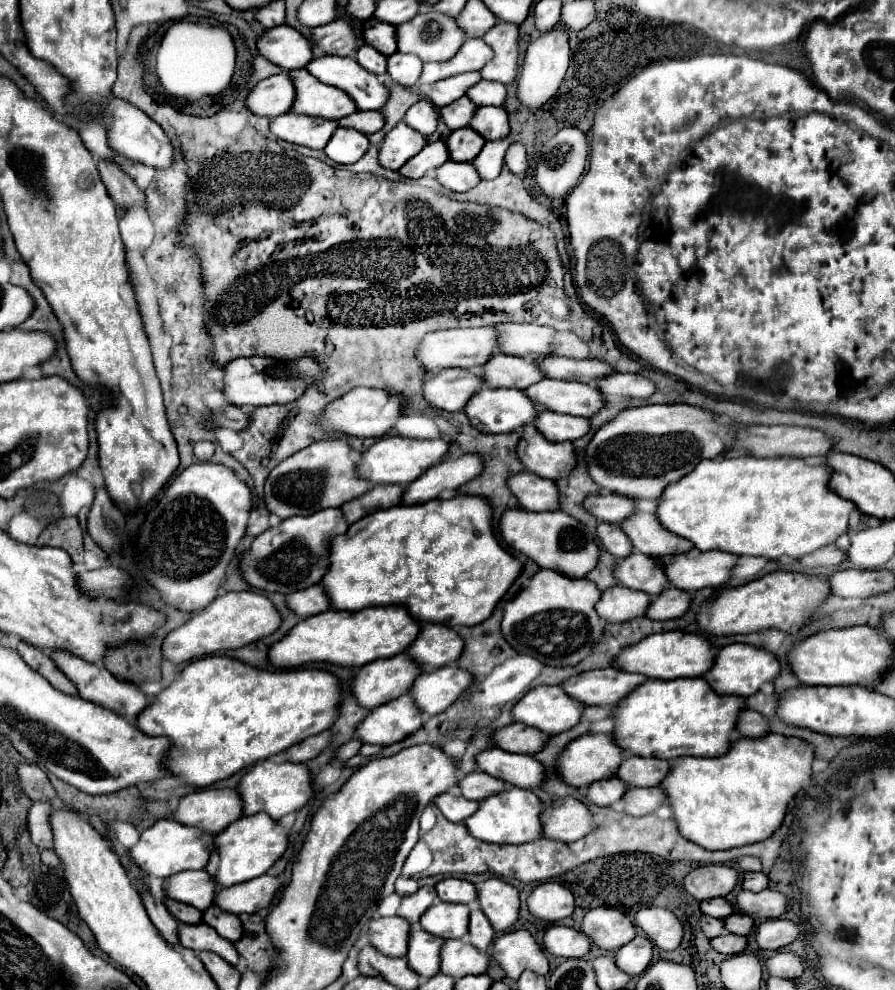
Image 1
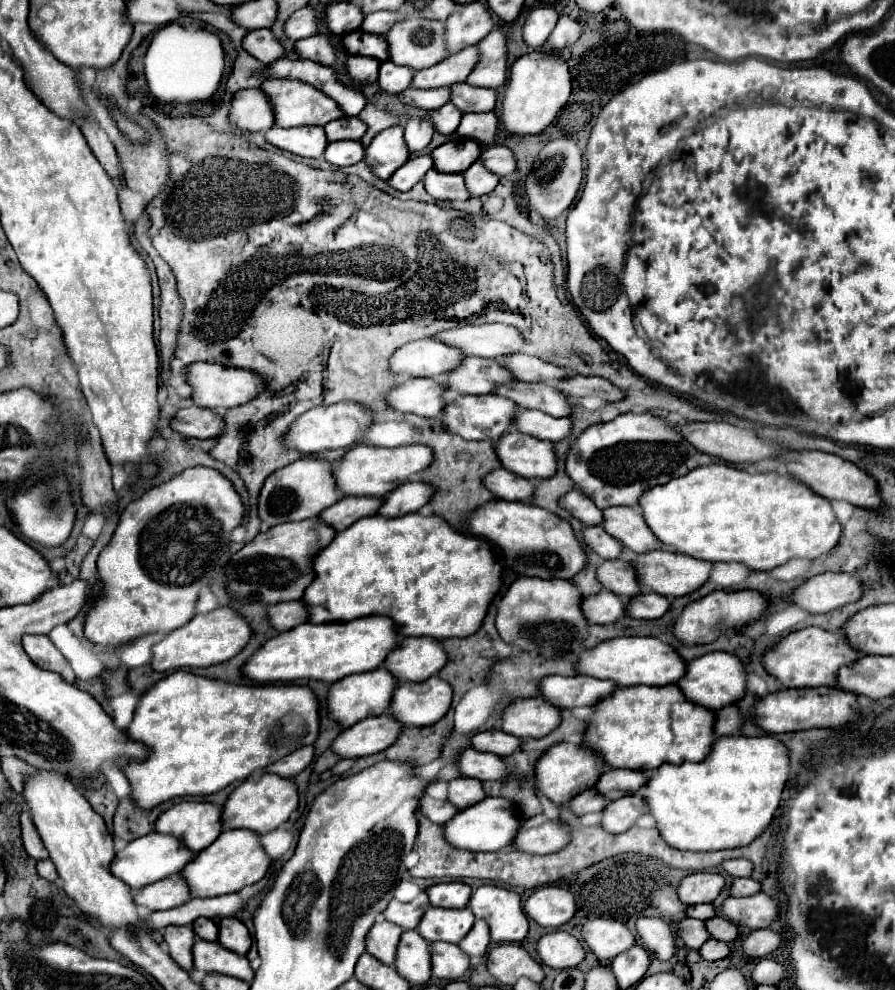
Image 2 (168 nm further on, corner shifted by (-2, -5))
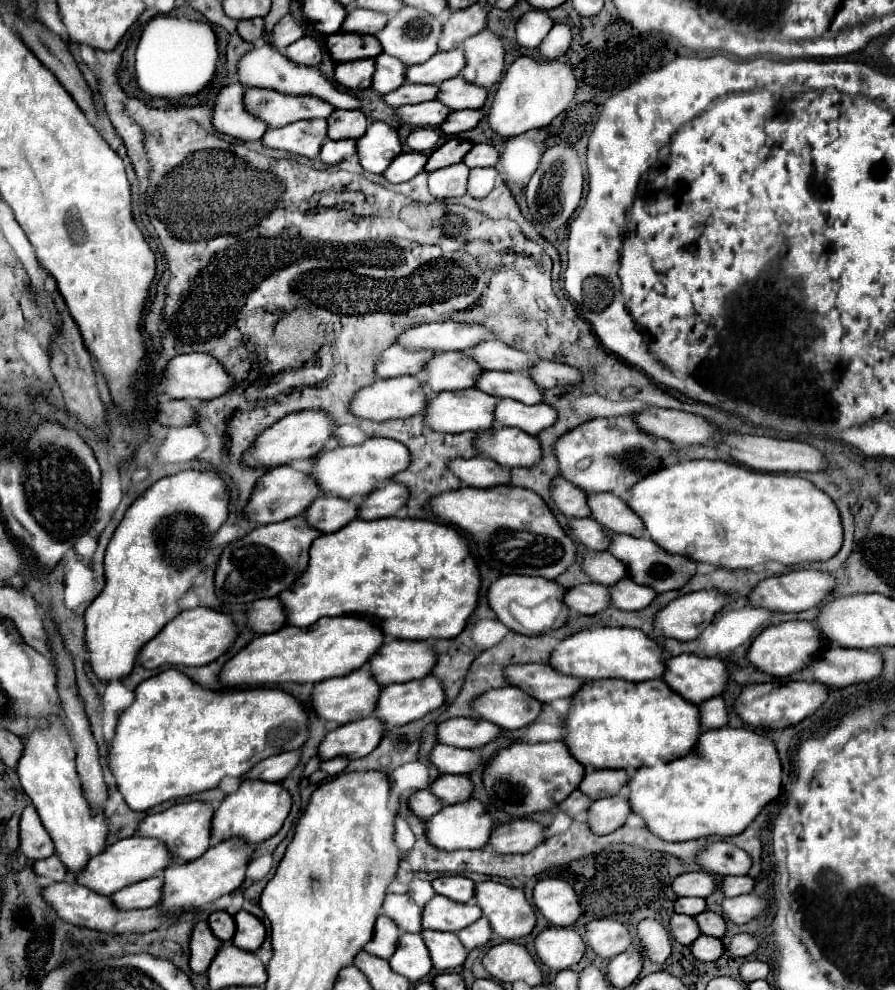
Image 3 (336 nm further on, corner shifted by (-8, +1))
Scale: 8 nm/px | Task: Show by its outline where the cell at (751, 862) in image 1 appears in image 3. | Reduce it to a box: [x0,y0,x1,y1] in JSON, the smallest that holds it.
[696,842,750,876]

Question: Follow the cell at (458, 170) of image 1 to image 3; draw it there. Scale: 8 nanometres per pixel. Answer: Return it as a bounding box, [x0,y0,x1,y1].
[428,164,470,200]

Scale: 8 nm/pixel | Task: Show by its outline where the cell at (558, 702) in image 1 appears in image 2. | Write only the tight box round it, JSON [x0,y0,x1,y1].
[502,696,560,738]

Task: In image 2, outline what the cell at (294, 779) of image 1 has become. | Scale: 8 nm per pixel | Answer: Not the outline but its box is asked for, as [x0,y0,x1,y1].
[222,772,298,834]

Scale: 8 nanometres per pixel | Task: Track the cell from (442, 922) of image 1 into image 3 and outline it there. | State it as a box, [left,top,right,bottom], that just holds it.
[422,896,482,932]

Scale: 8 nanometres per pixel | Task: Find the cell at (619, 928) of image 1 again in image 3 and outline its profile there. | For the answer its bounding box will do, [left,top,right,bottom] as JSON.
[586,918,632,958]

